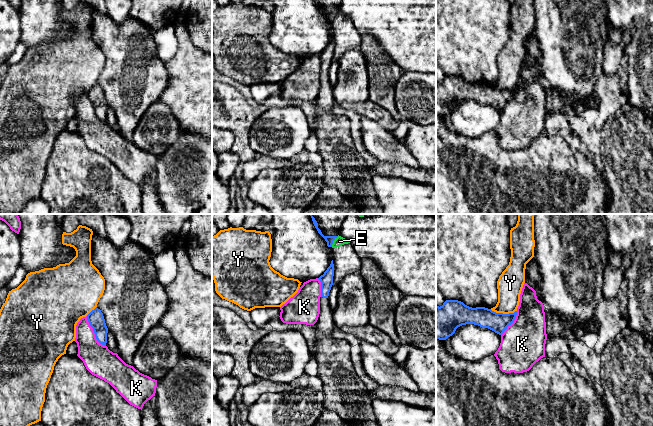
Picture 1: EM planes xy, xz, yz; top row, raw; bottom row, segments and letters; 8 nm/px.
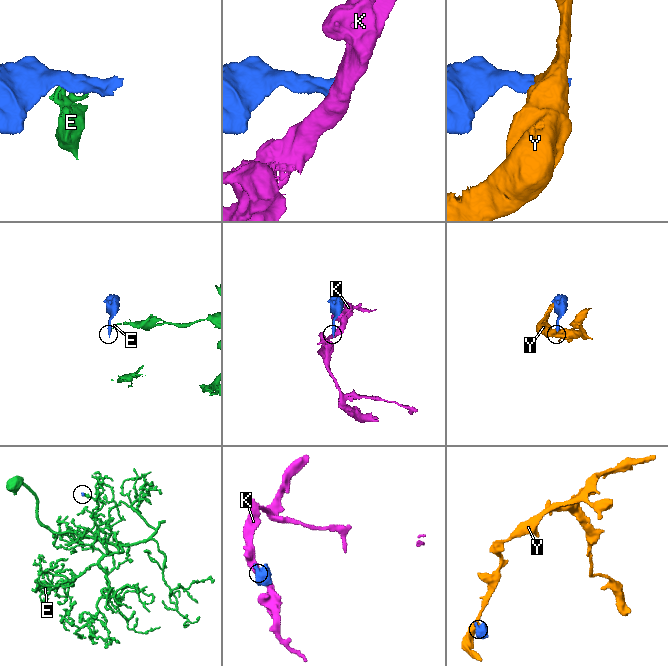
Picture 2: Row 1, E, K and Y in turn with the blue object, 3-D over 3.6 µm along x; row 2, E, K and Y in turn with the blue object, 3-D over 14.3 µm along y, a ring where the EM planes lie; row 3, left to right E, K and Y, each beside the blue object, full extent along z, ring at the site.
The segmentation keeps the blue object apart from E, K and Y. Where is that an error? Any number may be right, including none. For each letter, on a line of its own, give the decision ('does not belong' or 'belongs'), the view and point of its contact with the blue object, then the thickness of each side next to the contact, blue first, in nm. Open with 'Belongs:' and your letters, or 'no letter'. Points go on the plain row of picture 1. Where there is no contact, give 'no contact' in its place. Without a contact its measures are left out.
Belongs: no letter
E: does not belong | xz (333, 16) | 60/80 nm
K: does not belong | xy (94, 108) | 130/240 nm
Y: does not belong | yz (502, 89) | 160/200 nm

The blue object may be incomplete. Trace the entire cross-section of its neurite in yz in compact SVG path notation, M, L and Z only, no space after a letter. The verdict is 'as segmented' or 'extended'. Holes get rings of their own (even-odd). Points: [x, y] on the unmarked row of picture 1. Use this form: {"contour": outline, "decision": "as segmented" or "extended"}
{"contour": "M446 76L442 82L436 82L436 115L446 116L462 101L474 100L488 104L502 111L517 91L514 89L496 89L485 83L472 84L458 76Z", "decision": "as segmented"}

